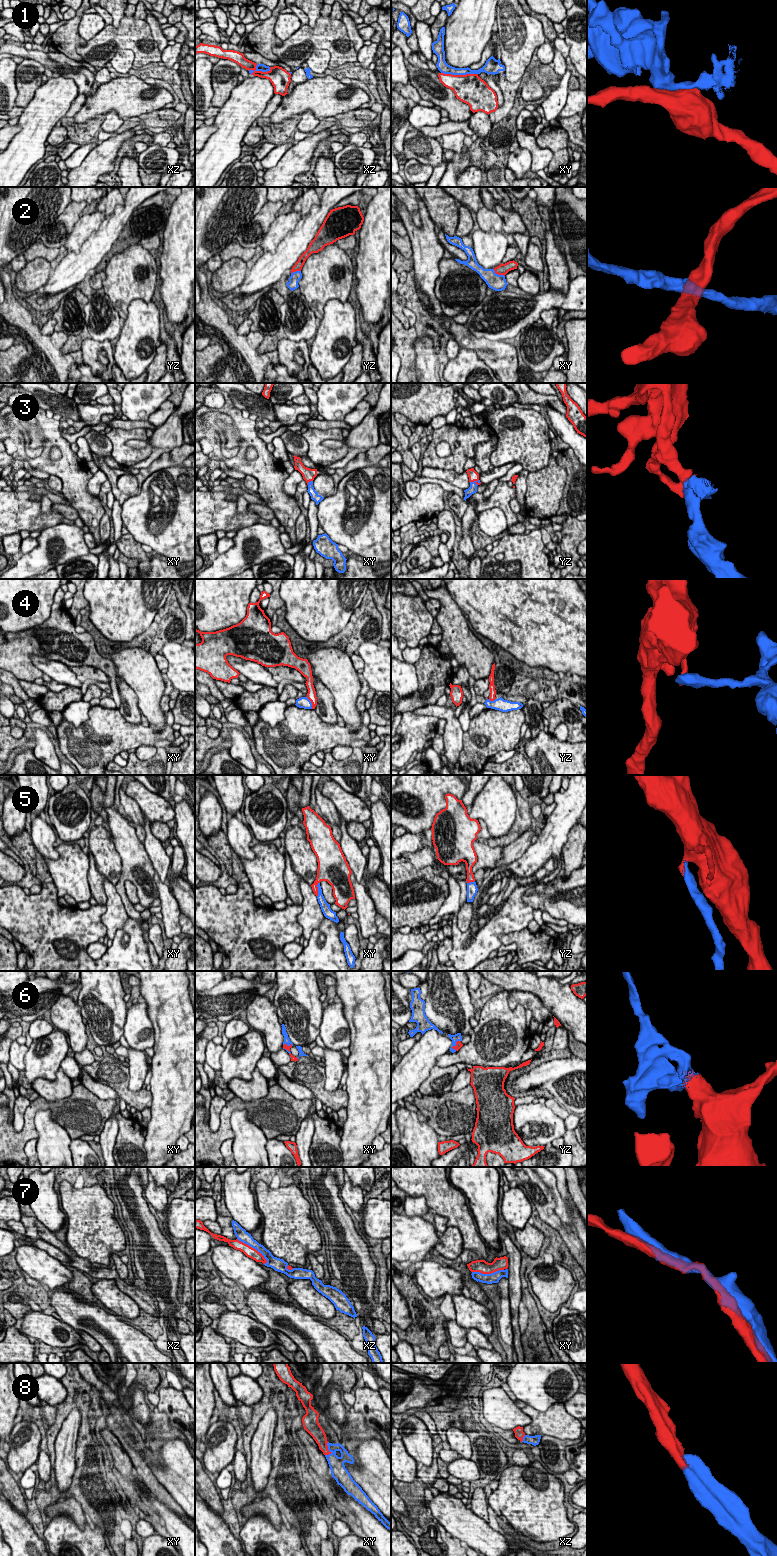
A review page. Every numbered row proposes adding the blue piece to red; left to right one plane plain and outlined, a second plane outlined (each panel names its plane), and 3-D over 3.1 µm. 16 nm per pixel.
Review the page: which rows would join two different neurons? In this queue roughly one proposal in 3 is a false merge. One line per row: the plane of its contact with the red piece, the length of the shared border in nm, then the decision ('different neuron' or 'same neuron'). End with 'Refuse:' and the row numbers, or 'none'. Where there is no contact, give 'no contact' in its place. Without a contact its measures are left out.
1: contact in xy; length 600 nm; different neuron
2: contact in xy; length 220 nm; different neuron
3: contact in yz; length 180 nm; same neuron
4: contact in xy; length 220 nm; different neuron
5: contact in xy; length 240 nm; same neuron
6: contact in yz; length 200 nm; same neuron
7: contact in xz; length 650 nm; same neuron
8: contact in xy; length 220 nm; same neuron
Refuse: 1, 2, 4

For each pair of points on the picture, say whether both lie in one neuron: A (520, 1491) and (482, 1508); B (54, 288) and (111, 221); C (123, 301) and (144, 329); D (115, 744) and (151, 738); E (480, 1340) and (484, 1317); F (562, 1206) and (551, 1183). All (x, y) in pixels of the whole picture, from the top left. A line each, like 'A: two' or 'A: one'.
A: two
B: one
C: two
D: one
E: one
F: one

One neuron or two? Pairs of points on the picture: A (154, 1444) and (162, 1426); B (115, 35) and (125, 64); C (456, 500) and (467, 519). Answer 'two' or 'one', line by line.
A: one
B: two
C: two

